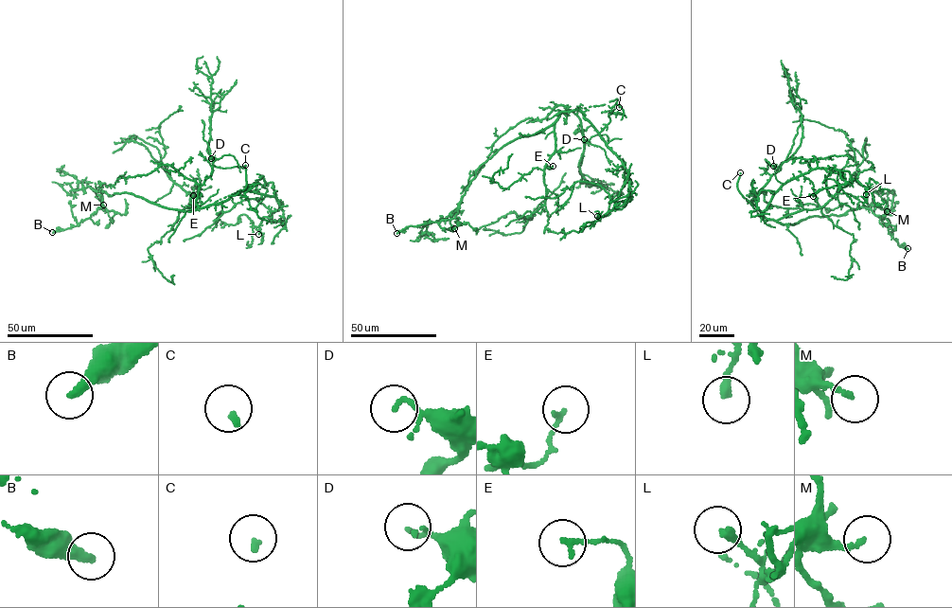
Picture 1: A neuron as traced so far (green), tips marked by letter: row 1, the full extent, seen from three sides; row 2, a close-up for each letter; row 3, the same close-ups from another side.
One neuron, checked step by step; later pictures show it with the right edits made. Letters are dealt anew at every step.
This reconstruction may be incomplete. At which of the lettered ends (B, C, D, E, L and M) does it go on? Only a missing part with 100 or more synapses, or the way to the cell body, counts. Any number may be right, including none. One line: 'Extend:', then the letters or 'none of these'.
Extend: none of these

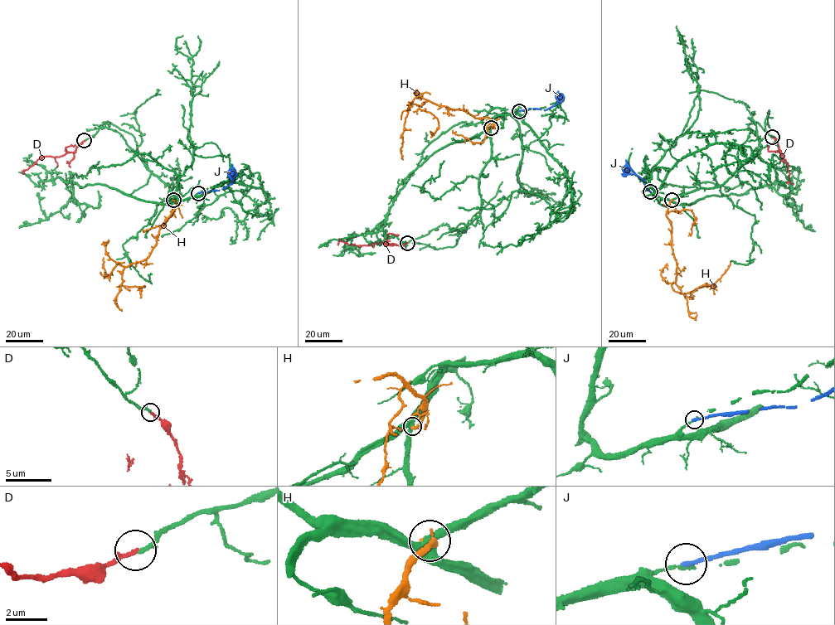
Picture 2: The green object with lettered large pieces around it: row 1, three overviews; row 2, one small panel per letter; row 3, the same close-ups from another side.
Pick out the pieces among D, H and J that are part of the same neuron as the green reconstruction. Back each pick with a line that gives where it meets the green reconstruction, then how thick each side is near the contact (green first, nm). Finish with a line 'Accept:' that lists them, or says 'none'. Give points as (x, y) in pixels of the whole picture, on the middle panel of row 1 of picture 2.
D: Touches green at (407, 243). Thickness 200 nm (green) against 240 nm
H: Touches green at (491, 128). Thickness 400 nm (green) against 320 nm
Accept: D, H

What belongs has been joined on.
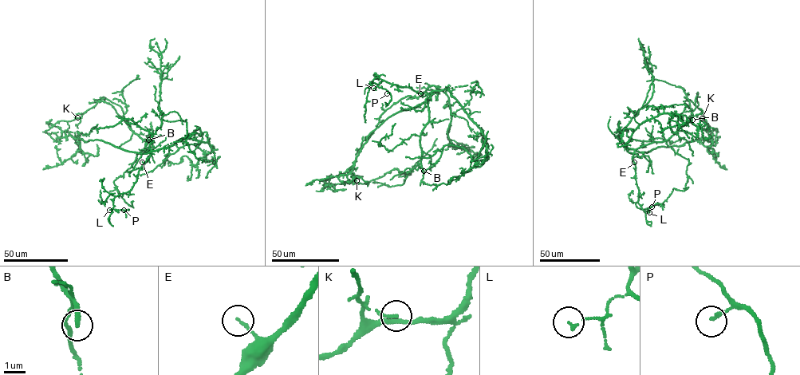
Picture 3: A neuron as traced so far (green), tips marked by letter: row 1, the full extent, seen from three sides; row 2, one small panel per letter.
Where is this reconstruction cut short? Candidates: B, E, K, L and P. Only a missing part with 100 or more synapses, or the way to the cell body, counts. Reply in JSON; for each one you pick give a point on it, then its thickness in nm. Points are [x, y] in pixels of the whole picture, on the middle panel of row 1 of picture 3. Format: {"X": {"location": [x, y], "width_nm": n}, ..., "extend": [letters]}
{"B": {"location": [423, 171], "width_nm": 190}, "extend": ["B"]}

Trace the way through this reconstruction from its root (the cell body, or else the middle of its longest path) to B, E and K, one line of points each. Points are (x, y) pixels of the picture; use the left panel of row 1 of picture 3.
B: (147, 150), (151, 151), (144, 151), (145, 141), (148, 140)
E: (147, 150), (151, 155), (144, 163), (142, 162)
K: (147, 150), (151, 151), (144, 151), (146, 142), (108, 104), (99, 100), (77, 117)

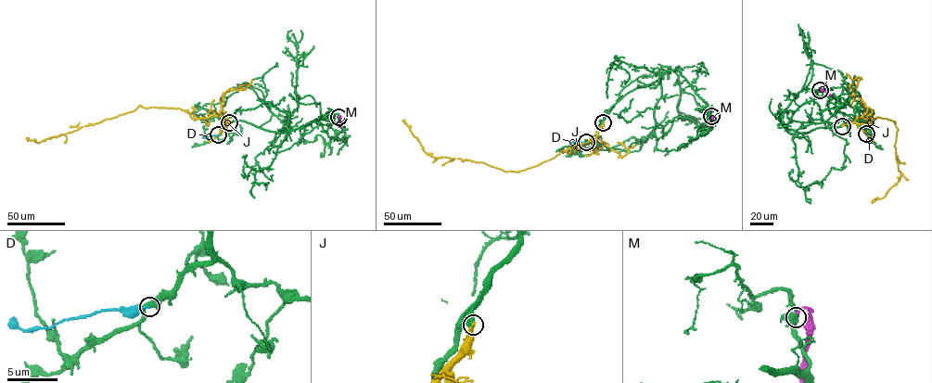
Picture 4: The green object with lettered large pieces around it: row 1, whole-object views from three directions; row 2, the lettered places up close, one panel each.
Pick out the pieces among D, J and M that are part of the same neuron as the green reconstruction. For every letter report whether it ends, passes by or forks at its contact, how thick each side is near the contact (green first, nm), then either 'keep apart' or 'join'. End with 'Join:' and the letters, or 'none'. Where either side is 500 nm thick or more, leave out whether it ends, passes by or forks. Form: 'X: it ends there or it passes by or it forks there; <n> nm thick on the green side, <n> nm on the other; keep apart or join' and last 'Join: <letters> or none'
D: it ends there; 320 nm thick on the green side, 240 nm on the other; keep apart
J: it ends there; 440 nm thick on the green side, 360 nm on the other; keep apart
M: it ends there; 400 nm thick on the green side, 300 nm on the other; keep apart
Join: none

